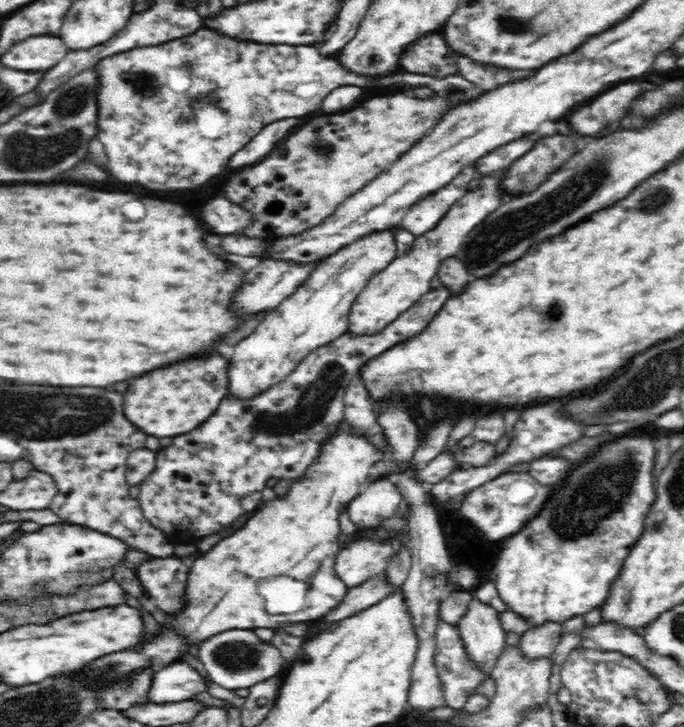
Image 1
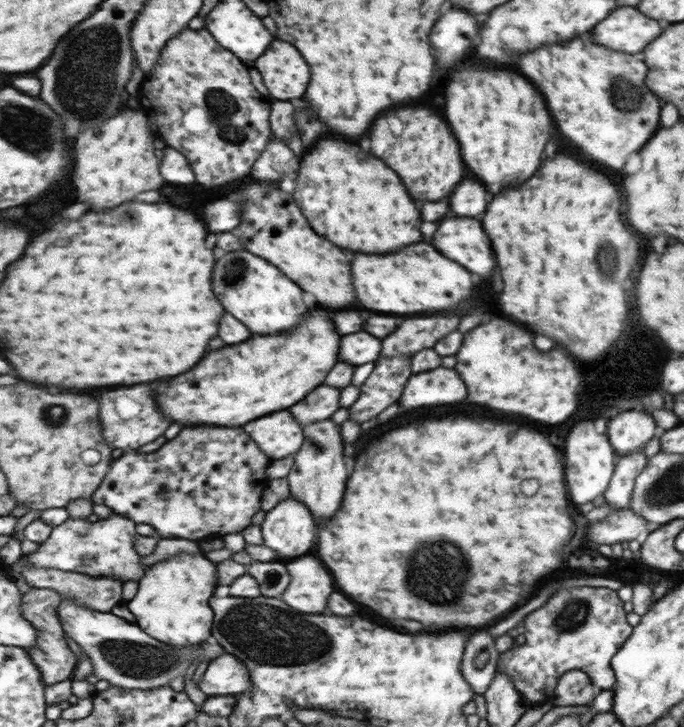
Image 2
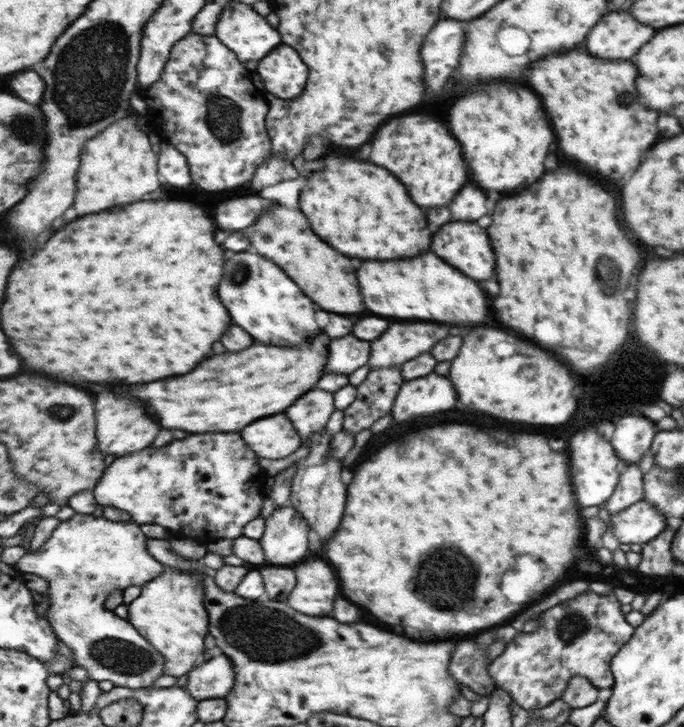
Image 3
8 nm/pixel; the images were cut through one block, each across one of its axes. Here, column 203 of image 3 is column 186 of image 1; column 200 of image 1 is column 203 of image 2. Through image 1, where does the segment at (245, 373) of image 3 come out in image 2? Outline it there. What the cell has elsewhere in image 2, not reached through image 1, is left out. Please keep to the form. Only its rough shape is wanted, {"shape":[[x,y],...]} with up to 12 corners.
{"shape":[[324,310],[160,386],[184,424],[246,426],[332,372]]}

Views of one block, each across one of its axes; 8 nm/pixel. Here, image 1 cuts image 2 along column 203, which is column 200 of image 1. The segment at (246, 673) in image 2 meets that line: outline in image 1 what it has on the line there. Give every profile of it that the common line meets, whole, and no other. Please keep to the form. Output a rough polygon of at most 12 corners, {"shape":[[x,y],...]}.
{"shape":[[184,661],[154,672],[145,700],[174,704],[206,690]]}

